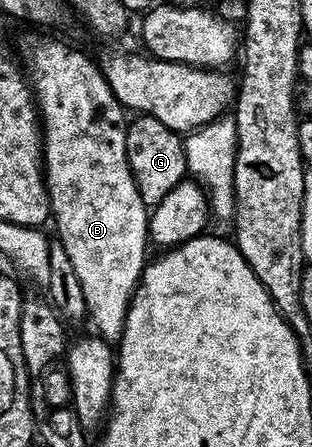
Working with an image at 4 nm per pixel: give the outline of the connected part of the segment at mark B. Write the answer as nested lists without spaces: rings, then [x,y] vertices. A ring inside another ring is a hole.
[[[29,32],[21,40],[21,56],[25,59],[23,71],[32,87],[39,113],[45,188],[49,191],[52,223],[57,223],[56,235],[63,250],[71,257],[79,286],[83,286],[88,323],[97,327],[94,329],[101,339],[120,341],[129,301],[133,299],[133,291],[137,289],[147,263],[145,244],[150,243],[149,212],[143,198],[139,198],[125,153],[126,109],[113,97],[98,61],[84,56],[79,49],[68,48],[61,40]]]

